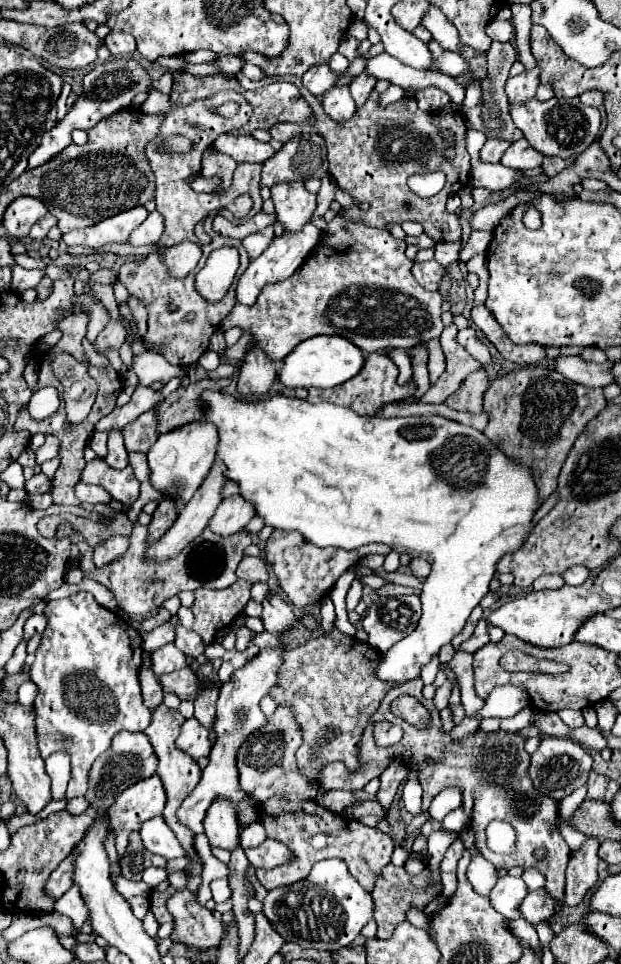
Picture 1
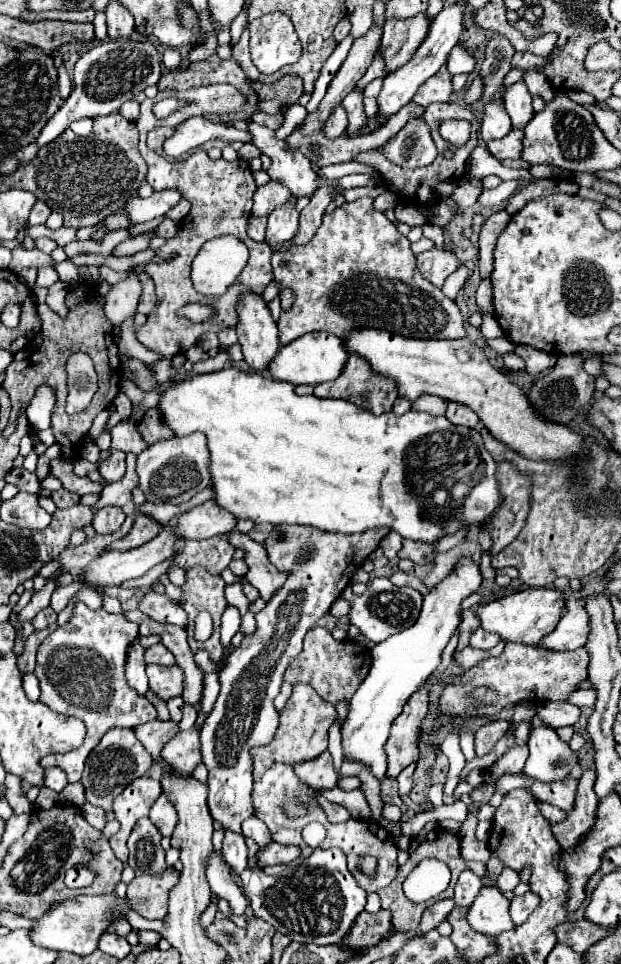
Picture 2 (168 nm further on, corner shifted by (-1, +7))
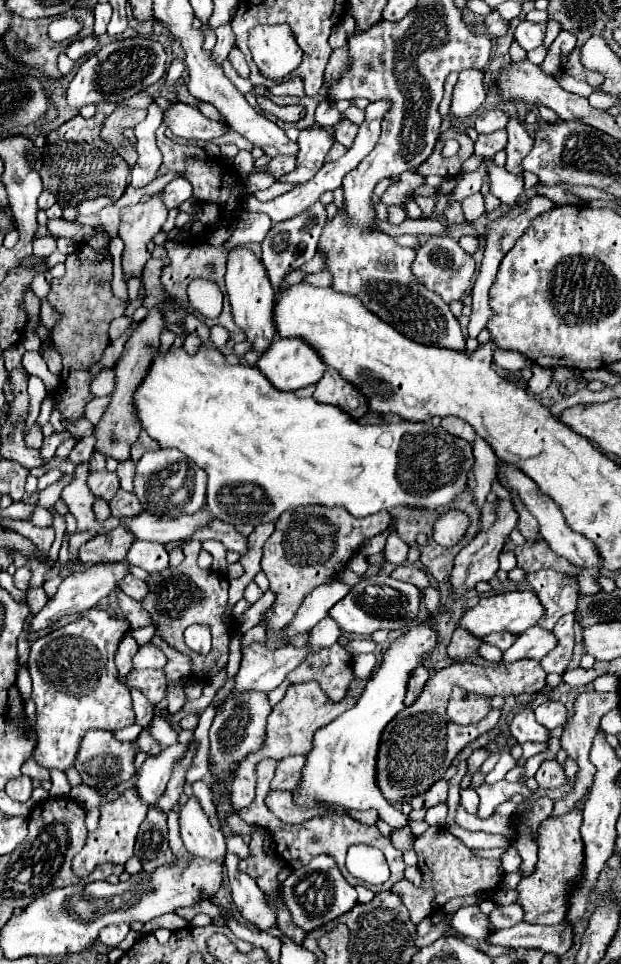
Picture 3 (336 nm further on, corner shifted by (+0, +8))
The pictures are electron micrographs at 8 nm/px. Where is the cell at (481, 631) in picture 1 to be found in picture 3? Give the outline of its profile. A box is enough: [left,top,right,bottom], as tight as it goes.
[483,632,517,650]

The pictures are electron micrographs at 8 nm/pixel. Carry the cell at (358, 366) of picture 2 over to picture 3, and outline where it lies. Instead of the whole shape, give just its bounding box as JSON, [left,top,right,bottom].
[313,368,369,418]

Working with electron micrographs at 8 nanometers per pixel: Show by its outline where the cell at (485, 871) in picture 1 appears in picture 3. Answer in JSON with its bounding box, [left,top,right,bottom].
[451,906,493,942]

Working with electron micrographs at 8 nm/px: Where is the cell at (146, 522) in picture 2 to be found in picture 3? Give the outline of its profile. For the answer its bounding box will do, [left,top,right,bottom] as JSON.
[77,526,133,566]

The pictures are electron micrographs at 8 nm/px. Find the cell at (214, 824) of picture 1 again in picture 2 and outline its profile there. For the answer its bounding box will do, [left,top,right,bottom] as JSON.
[222,829,248,873]

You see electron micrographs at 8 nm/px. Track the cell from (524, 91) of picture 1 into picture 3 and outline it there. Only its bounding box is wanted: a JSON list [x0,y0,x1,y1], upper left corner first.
[505,118,533,176]

